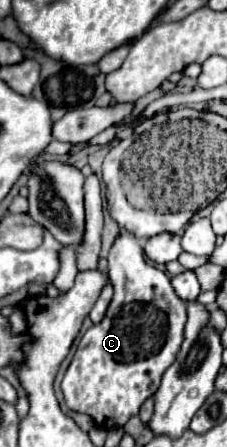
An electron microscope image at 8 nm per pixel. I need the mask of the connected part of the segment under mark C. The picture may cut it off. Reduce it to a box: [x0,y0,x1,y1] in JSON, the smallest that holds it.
[61,229,187,429]

